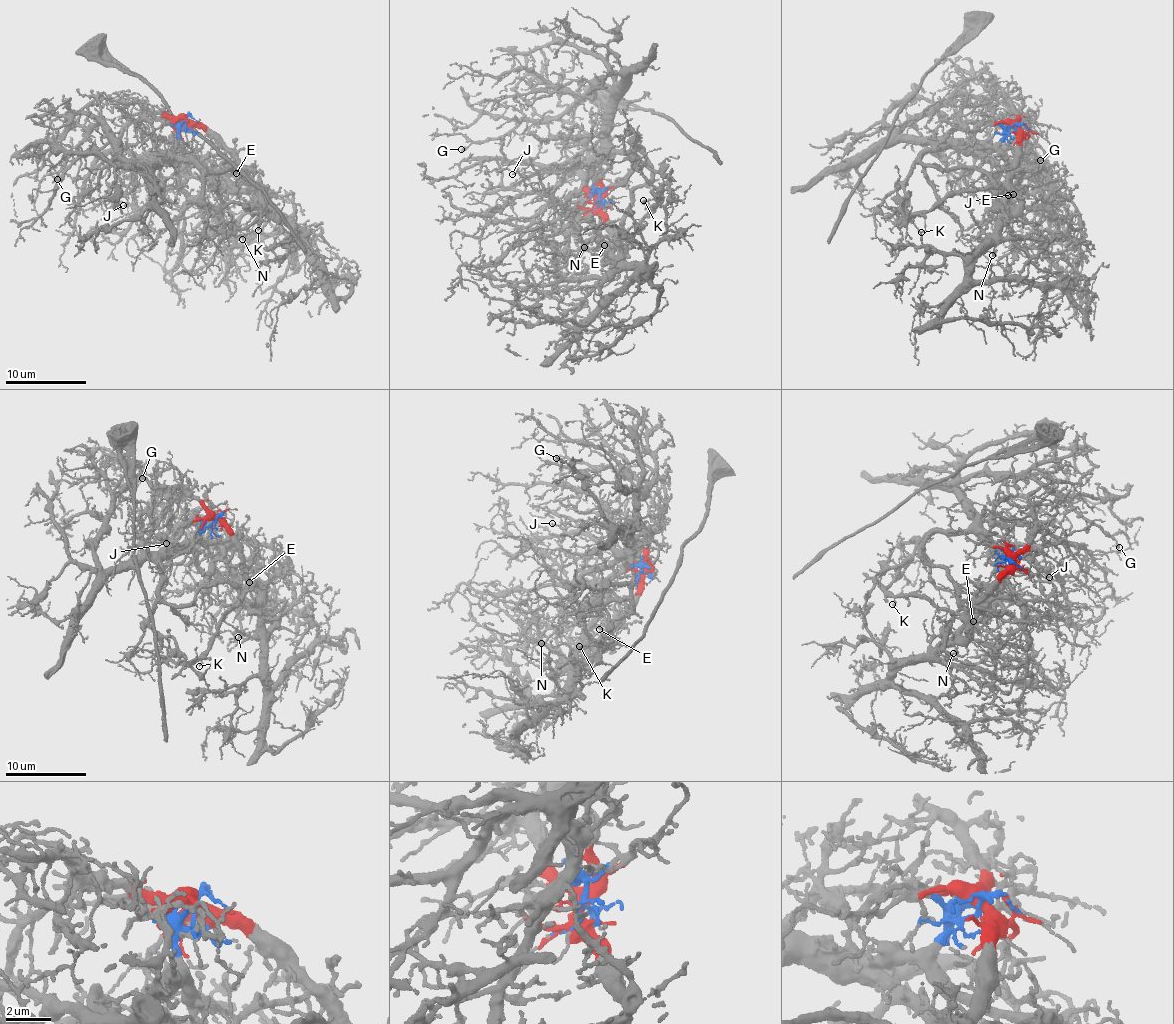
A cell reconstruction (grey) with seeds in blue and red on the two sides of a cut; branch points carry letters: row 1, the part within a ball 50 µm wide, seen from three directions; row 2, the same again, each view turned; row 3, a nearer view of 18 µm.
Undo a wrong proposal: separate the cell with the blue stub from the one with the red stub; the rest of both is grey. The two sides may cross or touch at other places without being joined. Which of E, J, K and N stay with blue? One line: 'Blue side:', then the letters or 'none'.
Blue side: J

